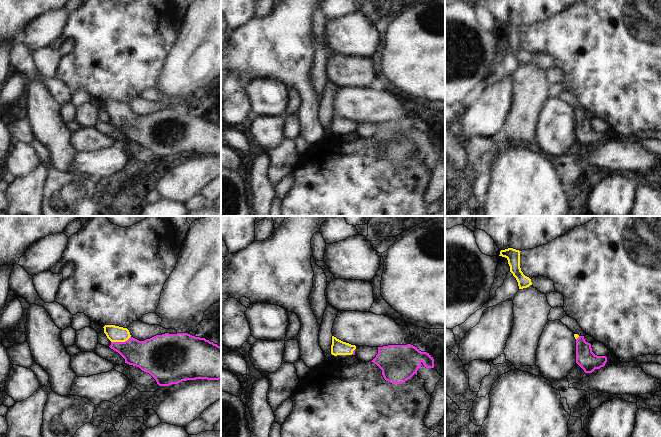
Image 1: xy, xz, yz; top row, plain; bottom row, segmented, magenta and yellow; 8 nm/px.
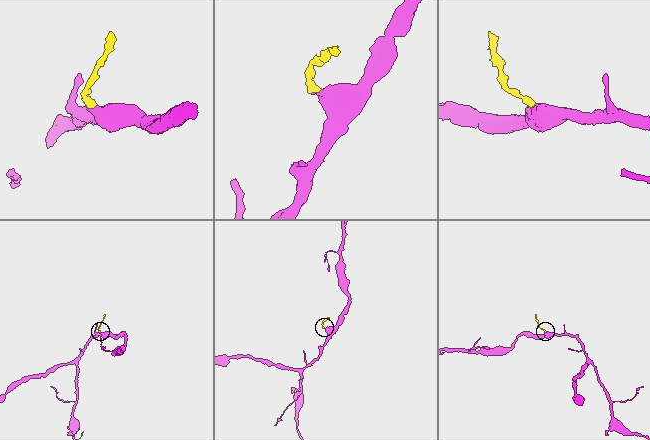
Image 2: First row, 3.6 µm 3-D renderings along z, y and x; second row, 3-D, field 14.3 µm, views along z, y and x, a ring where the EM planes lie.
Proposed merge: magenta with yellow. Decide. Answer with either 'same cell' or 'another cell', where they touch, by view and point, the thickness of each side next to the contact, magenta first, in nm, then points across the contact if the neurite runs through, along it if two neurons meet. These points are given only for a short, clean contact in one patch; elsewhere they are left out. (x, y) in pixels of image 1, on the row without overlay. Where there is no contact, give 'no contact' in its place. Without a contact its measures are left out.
same cell; meets magenta in xy at (120, 118); 240 nm thick on the magenta side, 130 nm on the other; runs through xy (148, 131), (136, 129), (120, 118), (114, 109)

